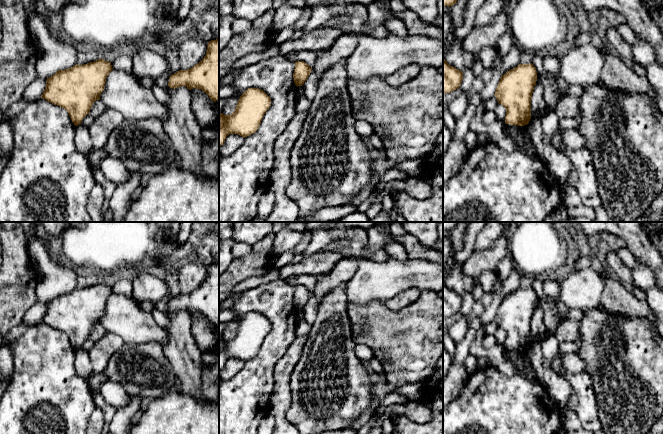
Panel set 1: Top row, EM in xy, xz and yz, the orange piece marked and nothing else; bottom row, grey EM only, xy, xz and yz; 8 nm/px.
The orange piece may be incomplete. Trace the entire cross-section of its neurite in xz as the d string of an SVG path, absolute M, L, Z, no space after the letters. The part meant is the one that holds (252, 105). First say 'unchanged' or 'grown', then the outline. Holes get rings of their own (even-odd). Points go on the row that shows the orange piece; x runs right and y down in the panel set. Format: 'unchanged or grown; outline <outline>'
unchanged; outline M248 88L230 115L219 114L219 147L229 134L247 137L257 131L271 106L271 98L261 89Z

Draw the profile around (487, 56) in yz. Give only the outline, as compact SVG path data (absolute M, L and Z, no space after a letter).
M484 48L480 52L479 59L481 60L484 68L489 69L493 67L496 55L497 55L496 48Z

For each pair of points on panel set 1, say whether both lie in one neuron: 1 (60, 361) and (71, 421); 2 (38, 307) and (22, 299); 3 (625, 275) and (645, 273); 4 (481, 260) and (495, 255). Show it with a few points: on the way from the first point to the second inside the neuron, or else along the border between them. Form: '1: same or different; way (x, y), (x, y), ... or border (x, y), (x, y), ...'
1: same; way (60, 376), (60, 406)
2: different; border (36, 301), (25, 313), (21, 322)
3: different; border (630, 270), (632, 283), (644, 292)
4: same; way (484, 260), (488, 260), (492, 256)

